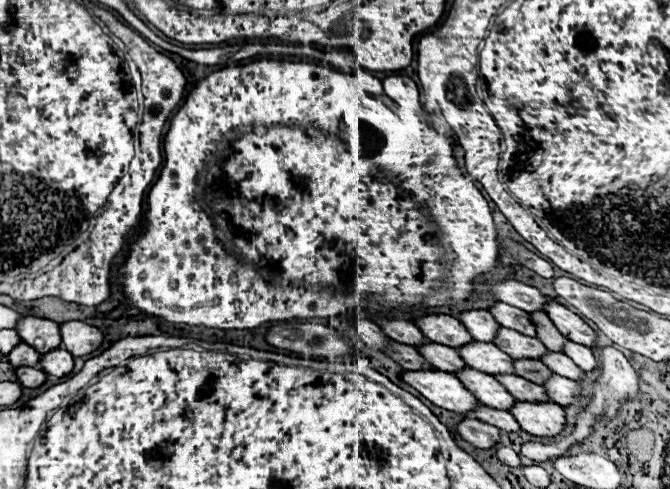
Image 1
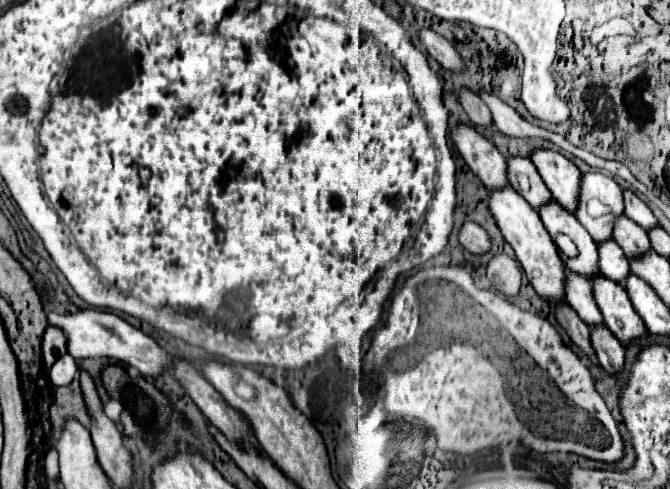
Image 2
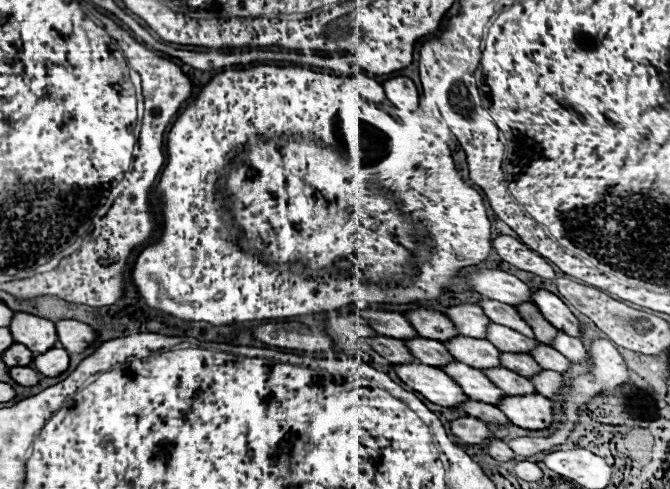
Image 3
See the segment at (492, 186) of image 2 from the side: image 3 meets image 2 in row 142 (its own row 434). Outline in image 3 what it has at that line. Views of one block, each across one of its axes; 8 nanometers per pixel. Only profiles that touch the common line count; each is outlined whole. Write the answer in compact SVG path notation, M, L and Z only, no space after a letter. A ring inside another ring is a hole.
M470 416L452 420L450 428L452 428L452 434L458 436L466 444L488 444L492 438L488 424L484 424L482 420L470 418Z

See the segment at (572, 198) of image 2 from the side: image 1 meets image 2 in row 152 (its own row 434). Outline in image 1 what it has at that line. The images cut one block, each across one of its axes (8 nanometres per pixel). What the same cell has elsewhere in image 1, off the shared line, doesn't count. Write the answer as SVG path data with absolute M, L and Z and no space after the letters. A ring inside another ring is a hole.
M516 402L510 410L520 426L540 438L554 438L566 430L566 414L562 406L548 402L548 404L534 404L534 402Z

